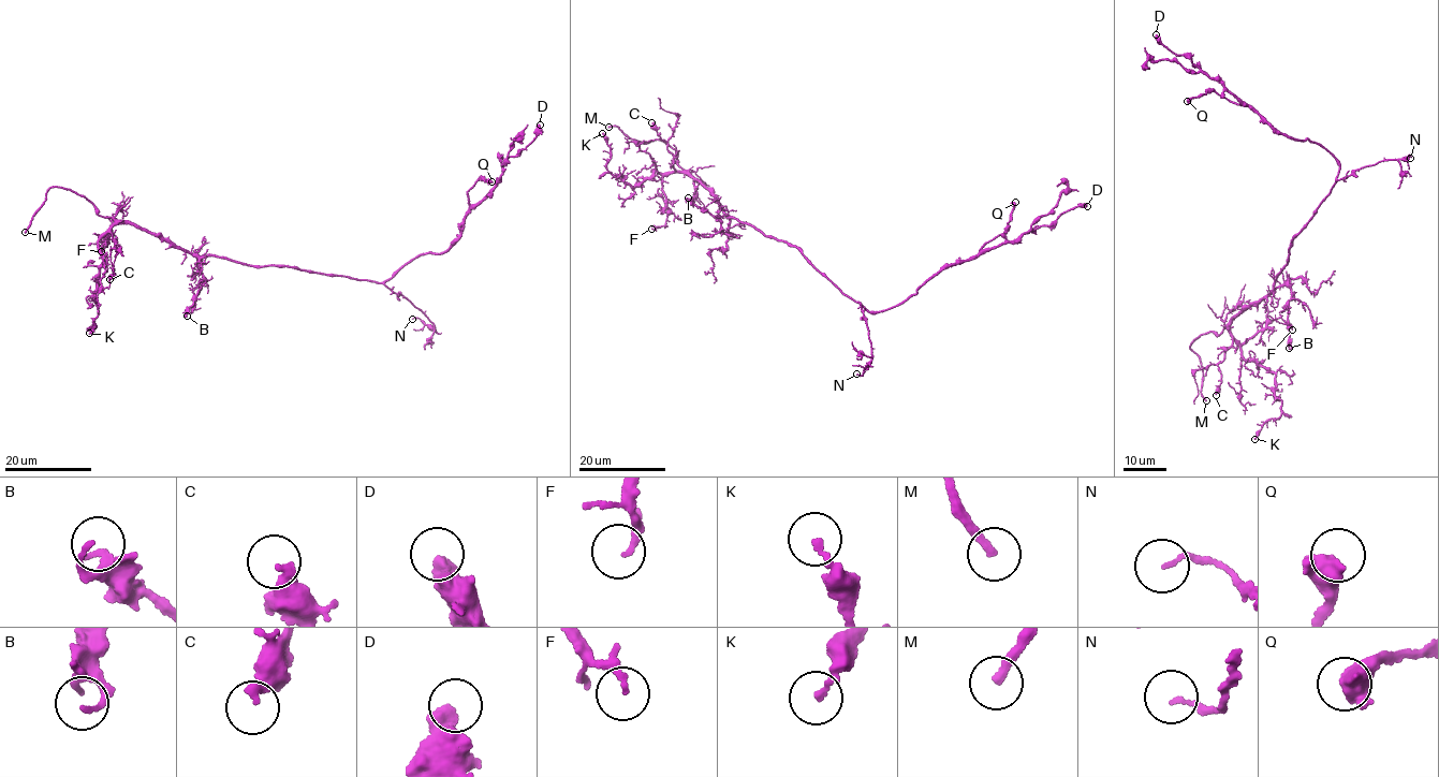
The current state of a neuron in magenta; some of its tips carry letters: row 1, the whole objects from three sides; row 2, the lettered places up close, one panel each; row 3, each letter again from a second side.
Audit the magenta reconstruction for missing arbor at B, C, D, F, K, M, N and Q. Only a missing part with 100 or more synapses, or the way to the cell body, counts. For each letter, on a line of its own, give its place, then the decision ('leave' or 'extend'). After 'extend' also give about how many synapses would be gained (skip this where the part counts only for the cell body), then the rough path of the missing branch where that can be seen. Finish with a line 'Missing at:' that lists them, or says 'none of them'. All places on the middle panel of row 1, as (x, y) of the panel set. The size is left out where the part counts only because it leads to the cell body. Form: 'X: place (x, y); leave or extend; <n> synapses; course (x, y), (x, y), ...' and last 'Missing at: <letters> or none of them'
B: place (688, 198); leave
C: place (651, 122); leave
D: place (1087, 206); leave
F: place (651, 229); leave
K: place (602, 133); leave
M: place (608, 127); extend
N: place (856, 374); leave
Q: place (1015, 202); leave
Missing at: M

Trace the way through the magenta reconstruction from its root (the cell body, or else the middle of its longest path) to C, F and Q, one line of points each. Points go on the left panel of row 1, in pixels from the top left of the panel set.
C: (305, 269), (195, 255), (120, 223), (111, 230), (109, 279)
F: (305, 269), (277, 264), (258, 267), (195, 255), (161, 236), (120, 223), (99, 235), (109, 236), (101, 251)
Q: (305, 269), (379, 282), (391, 278), (421, 255), (450, 250), (460, 236), (469, 189), (479, 180), (492, 181)

